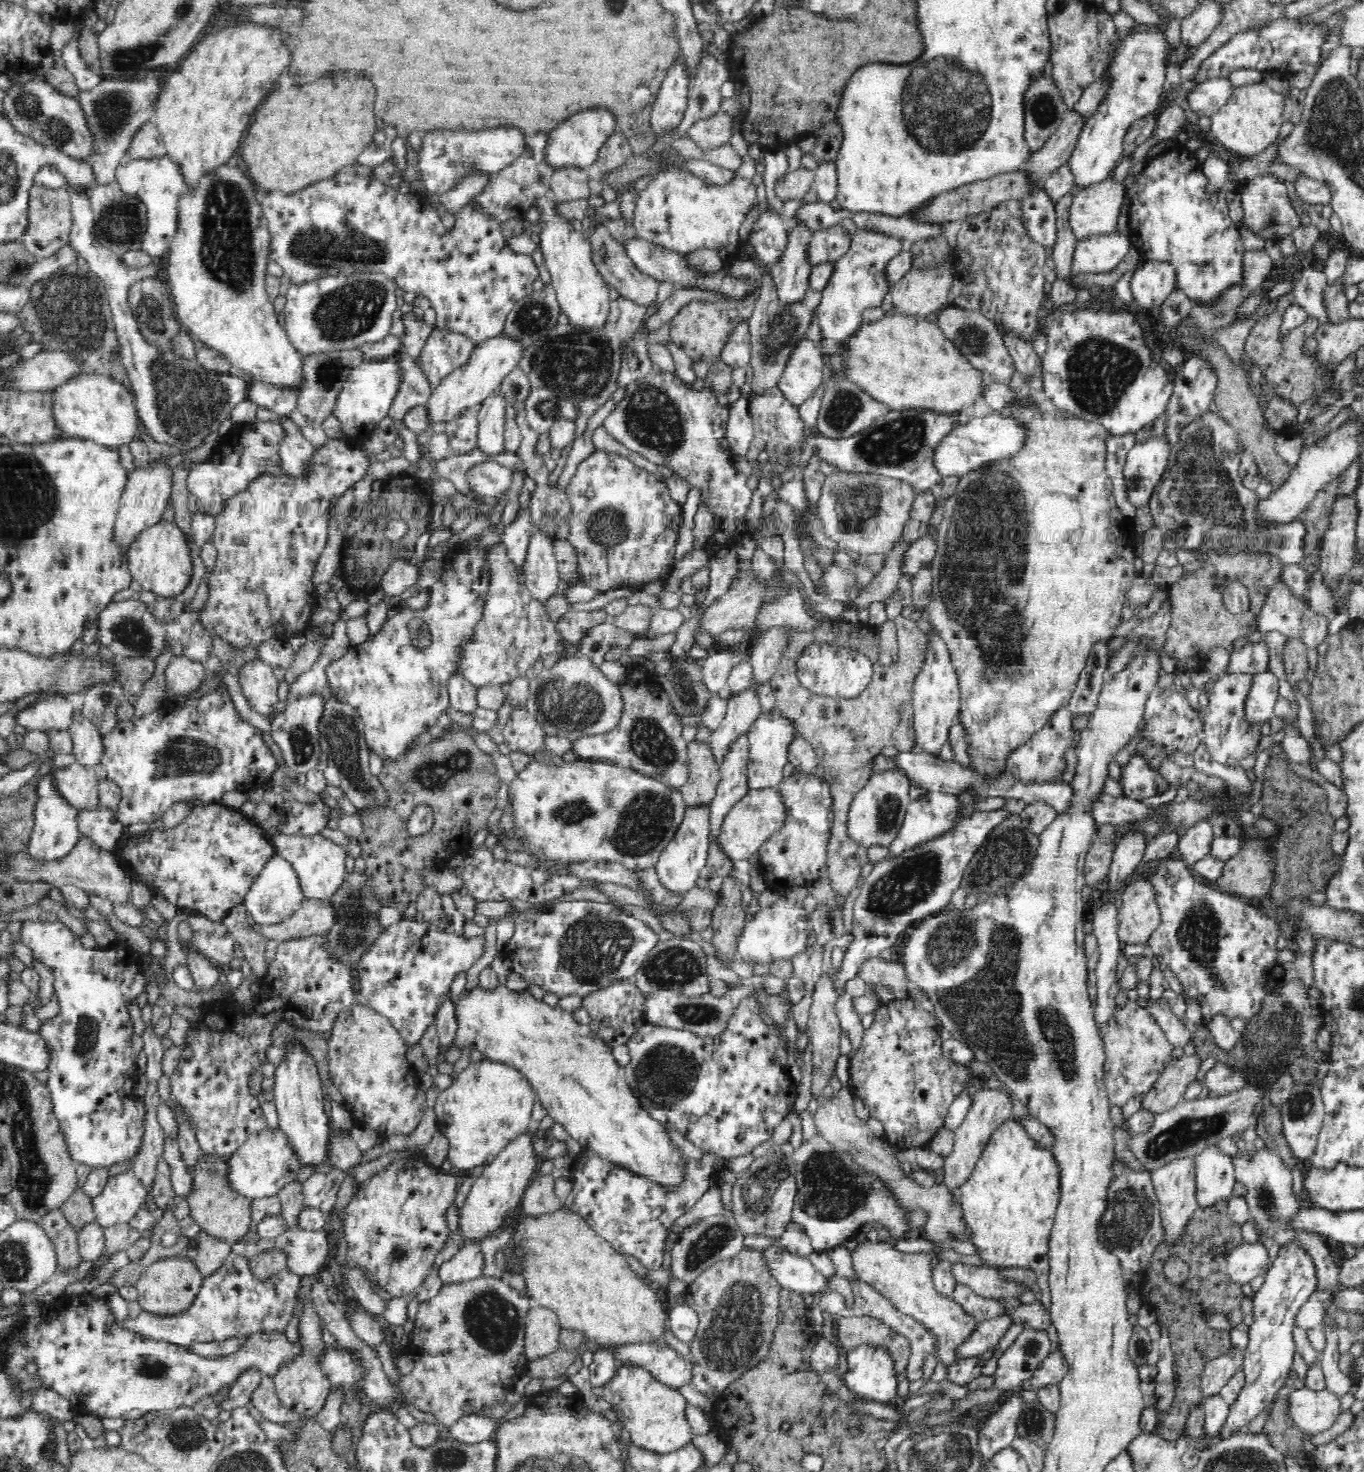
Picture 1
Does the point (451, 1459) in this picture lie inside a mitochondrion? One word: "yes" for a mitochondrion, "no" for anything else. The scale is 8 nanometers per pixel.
yes

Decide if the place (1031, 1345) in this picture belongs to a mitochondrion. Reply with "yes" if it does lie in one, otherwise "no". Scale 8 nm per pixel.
yes

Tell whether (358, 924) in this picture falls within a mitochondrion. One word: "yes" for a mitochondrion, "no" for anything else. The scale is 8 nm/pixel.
yes

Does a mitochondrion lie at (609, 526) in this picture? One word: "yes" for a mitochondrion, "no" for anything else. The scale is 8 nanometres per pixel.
yes

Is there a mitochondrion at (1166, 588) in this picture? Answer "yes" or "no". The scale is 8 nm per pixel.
no

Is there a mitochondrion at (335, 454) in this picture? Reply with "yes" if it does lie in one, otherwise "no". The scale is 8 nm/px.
no

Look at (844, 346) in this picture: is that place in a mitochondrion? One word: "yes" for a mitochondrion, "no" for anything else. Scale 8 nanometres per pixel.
no

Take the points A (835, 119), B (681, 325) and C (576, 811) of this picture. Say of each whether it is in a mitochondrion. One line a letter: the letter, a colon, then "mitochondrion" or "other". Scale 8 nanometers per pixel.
A: other
B: other
C: mitochondrion

